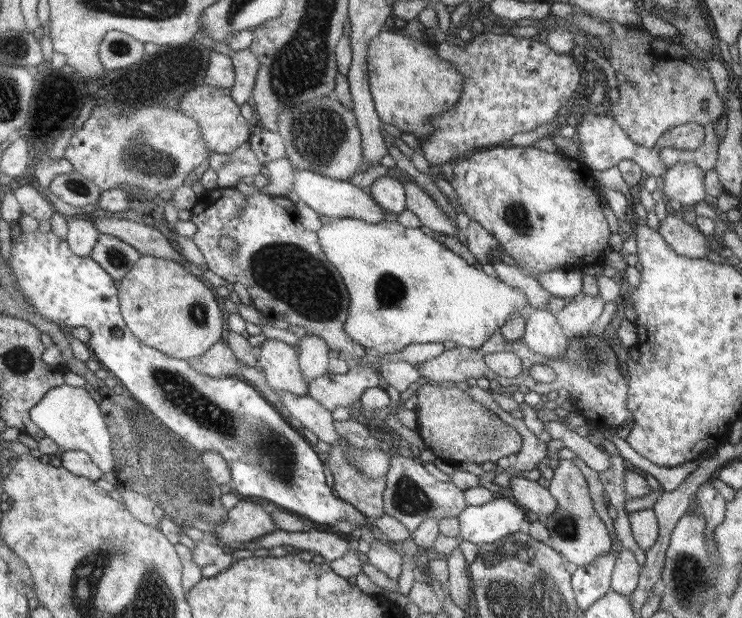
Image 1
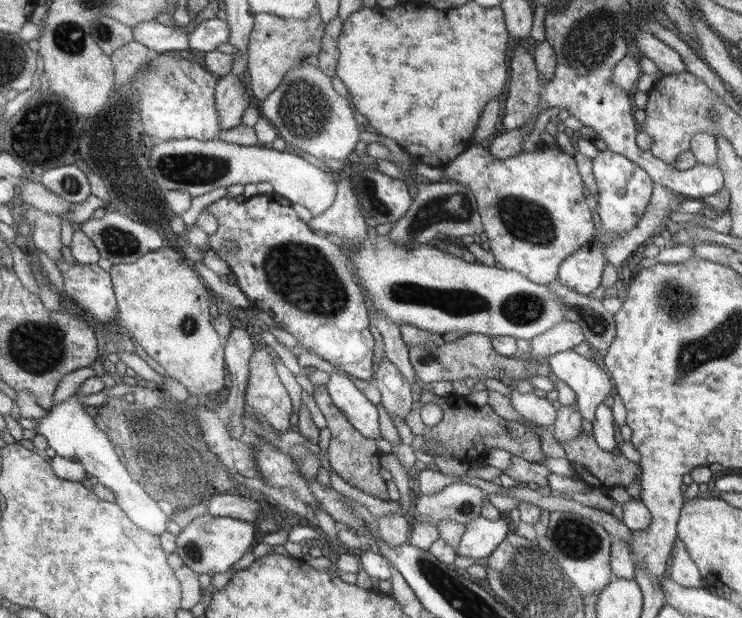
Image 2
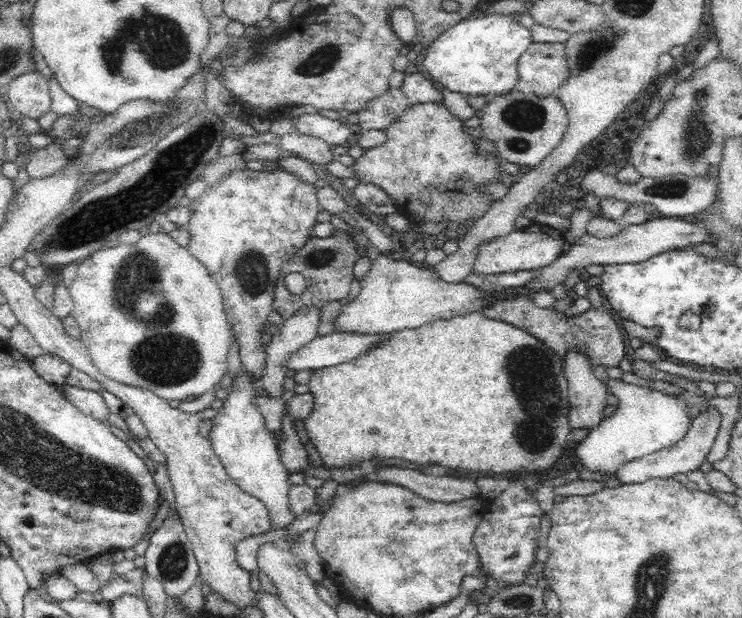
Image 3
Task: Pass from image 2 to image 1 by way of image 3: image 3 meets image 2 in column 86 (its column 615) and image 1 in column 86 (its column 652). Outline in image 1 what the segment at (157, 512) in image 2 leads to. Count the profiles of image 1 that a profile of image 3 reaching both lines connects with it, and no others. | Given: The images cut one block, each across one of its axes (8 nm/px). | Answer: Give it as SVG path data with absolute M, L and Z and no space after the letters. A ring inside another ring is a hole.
M64 383L51 390L42 403L32 410L34 423L38 423L50 438L53 438L63 446L66 451L79 450L87 452L93 463L100 468L104 476L112 476L112 454L110 446L110 432L104 422L104 416L98 408L98 402L90 398L90 394L83 387L72 388Z

